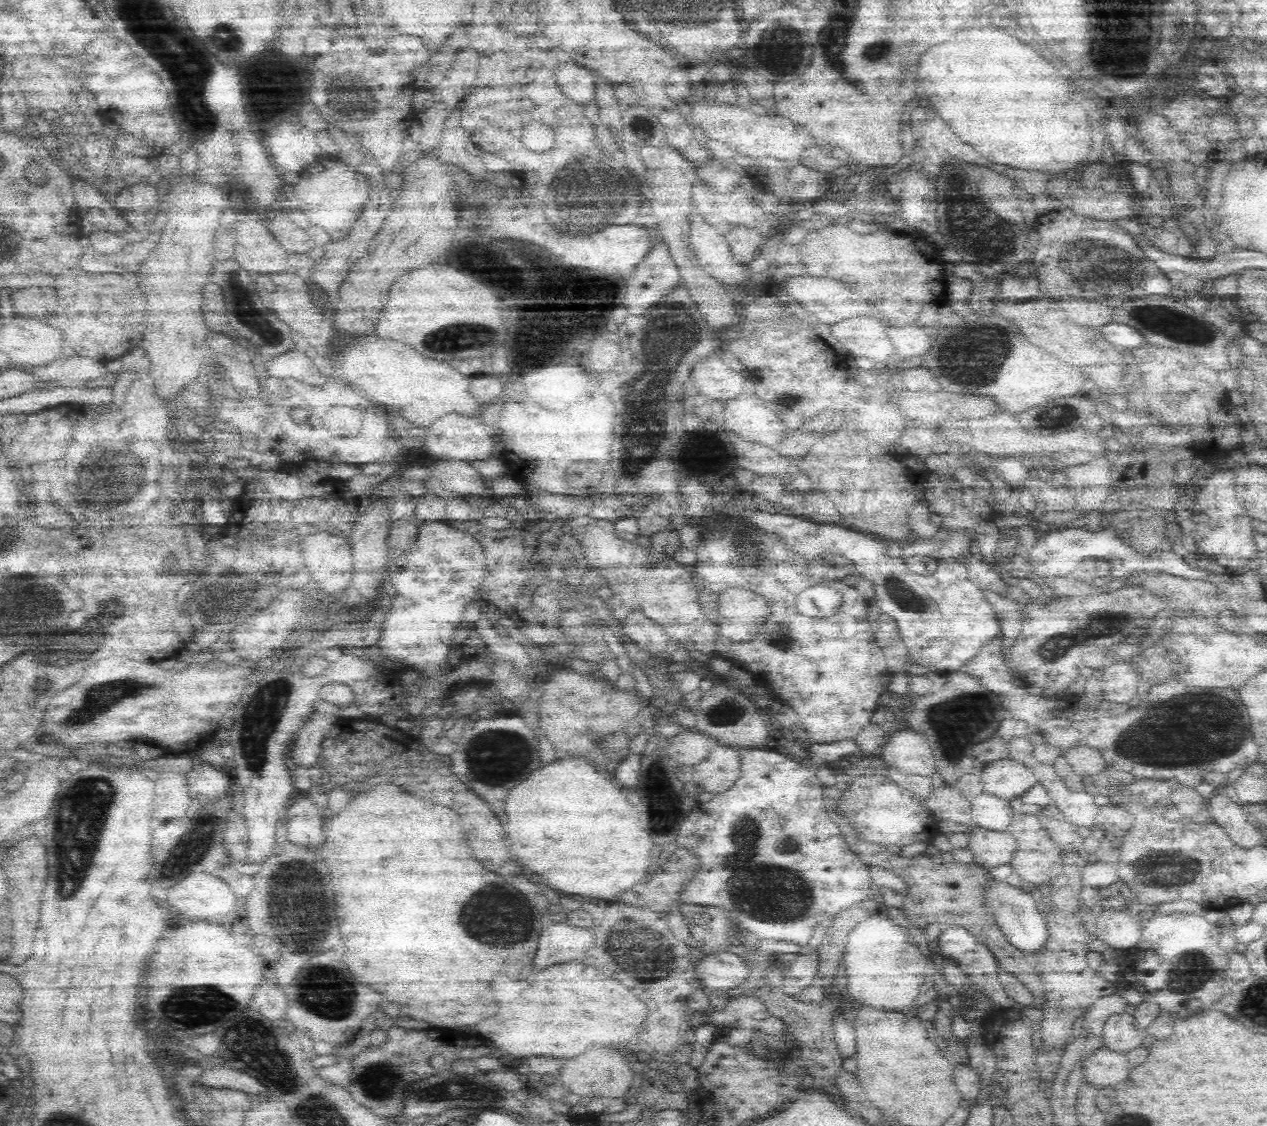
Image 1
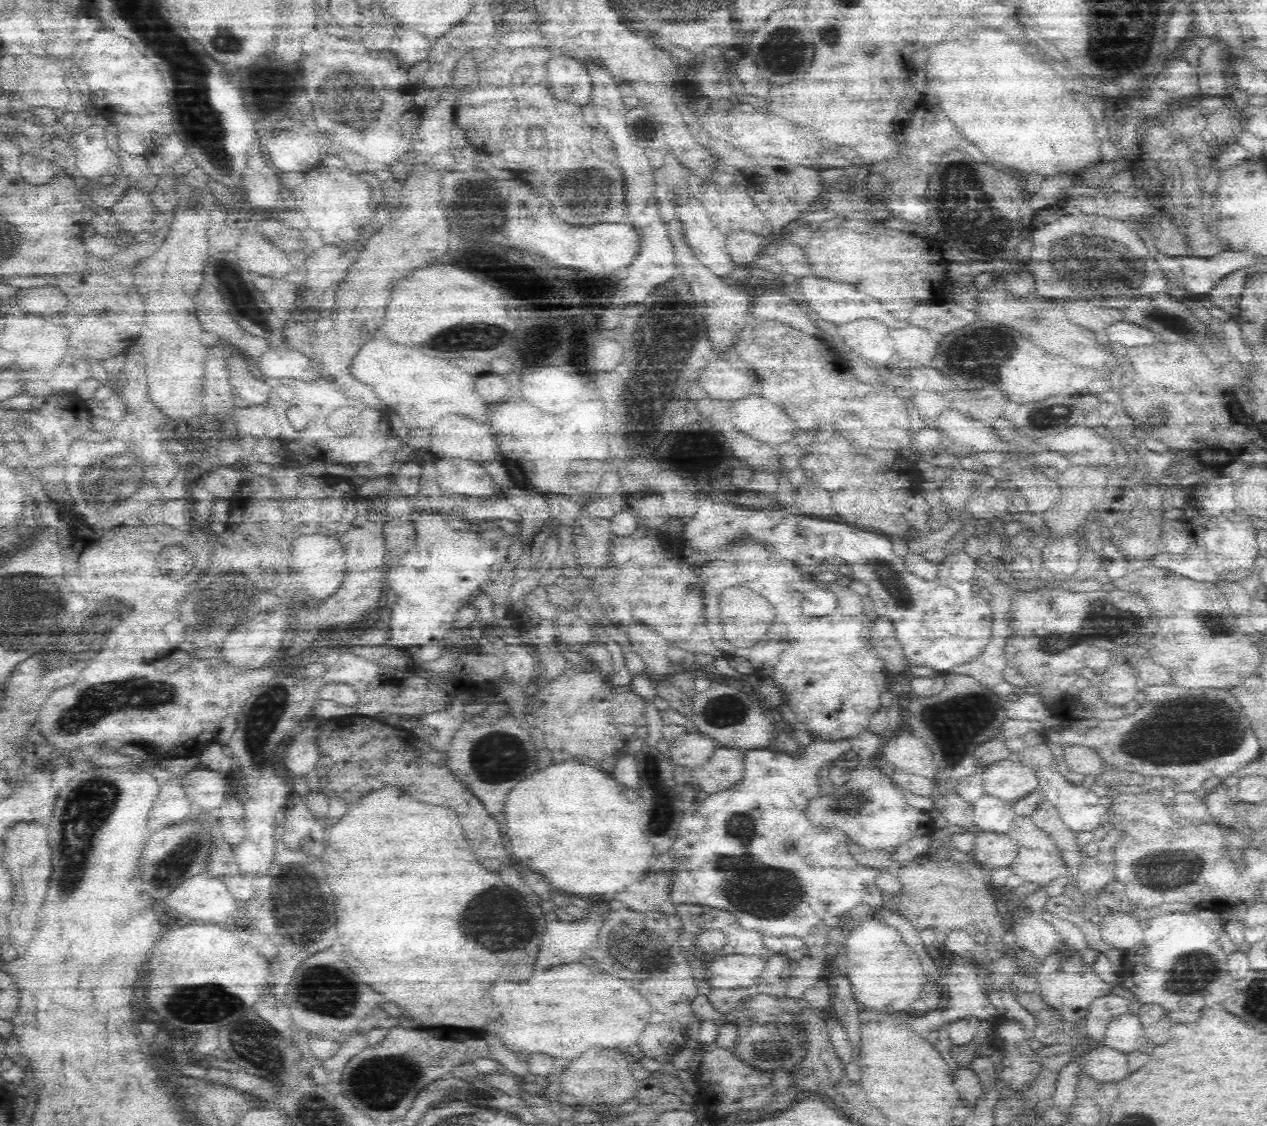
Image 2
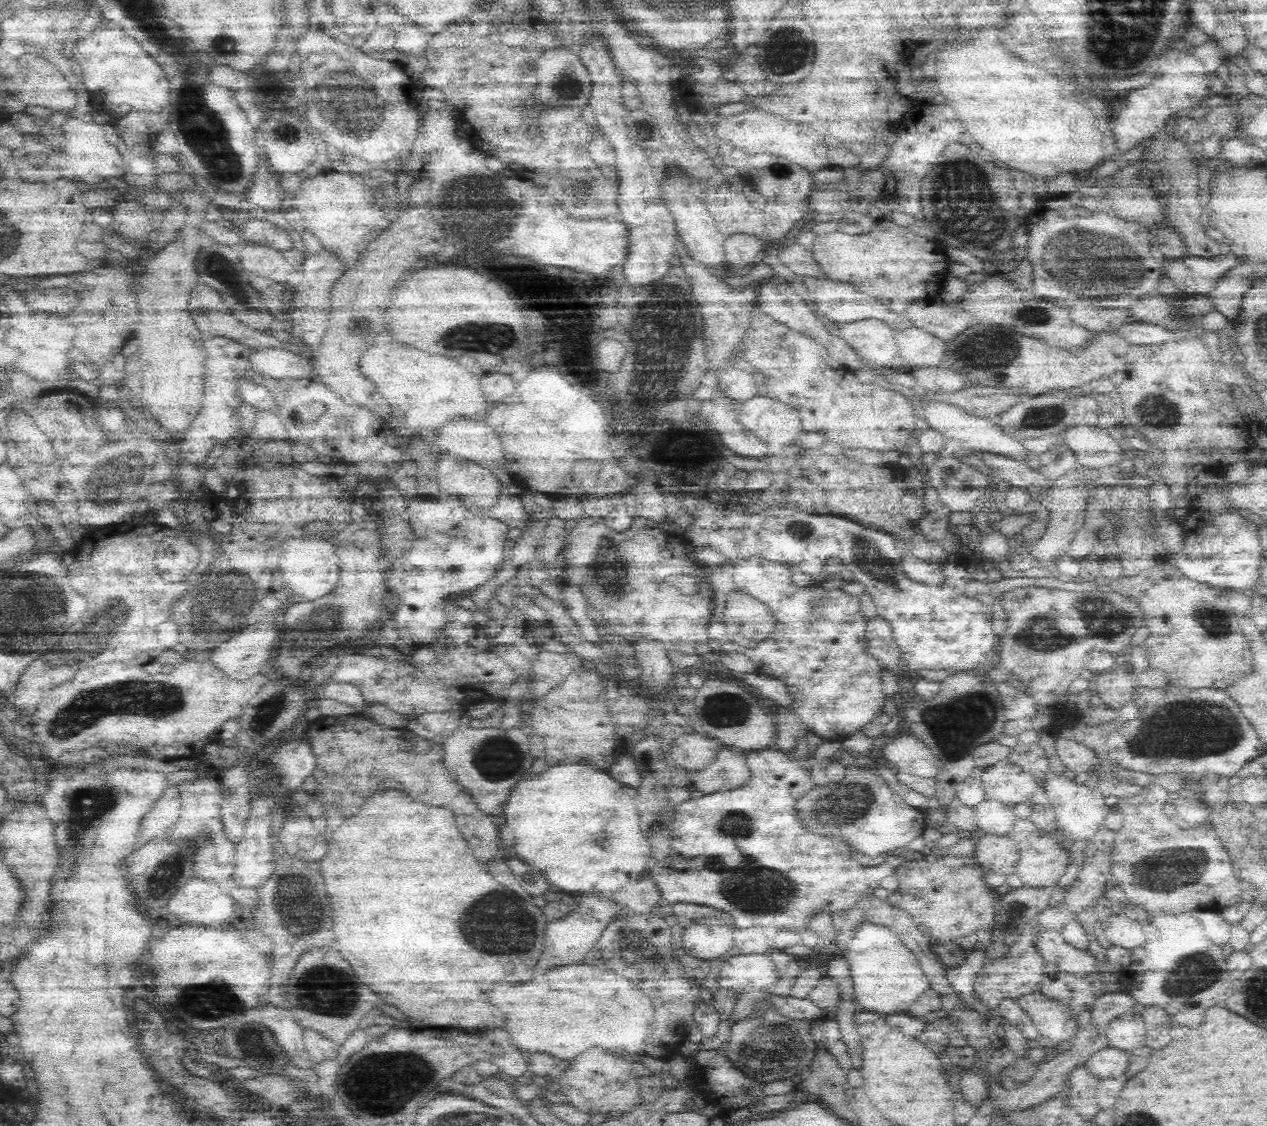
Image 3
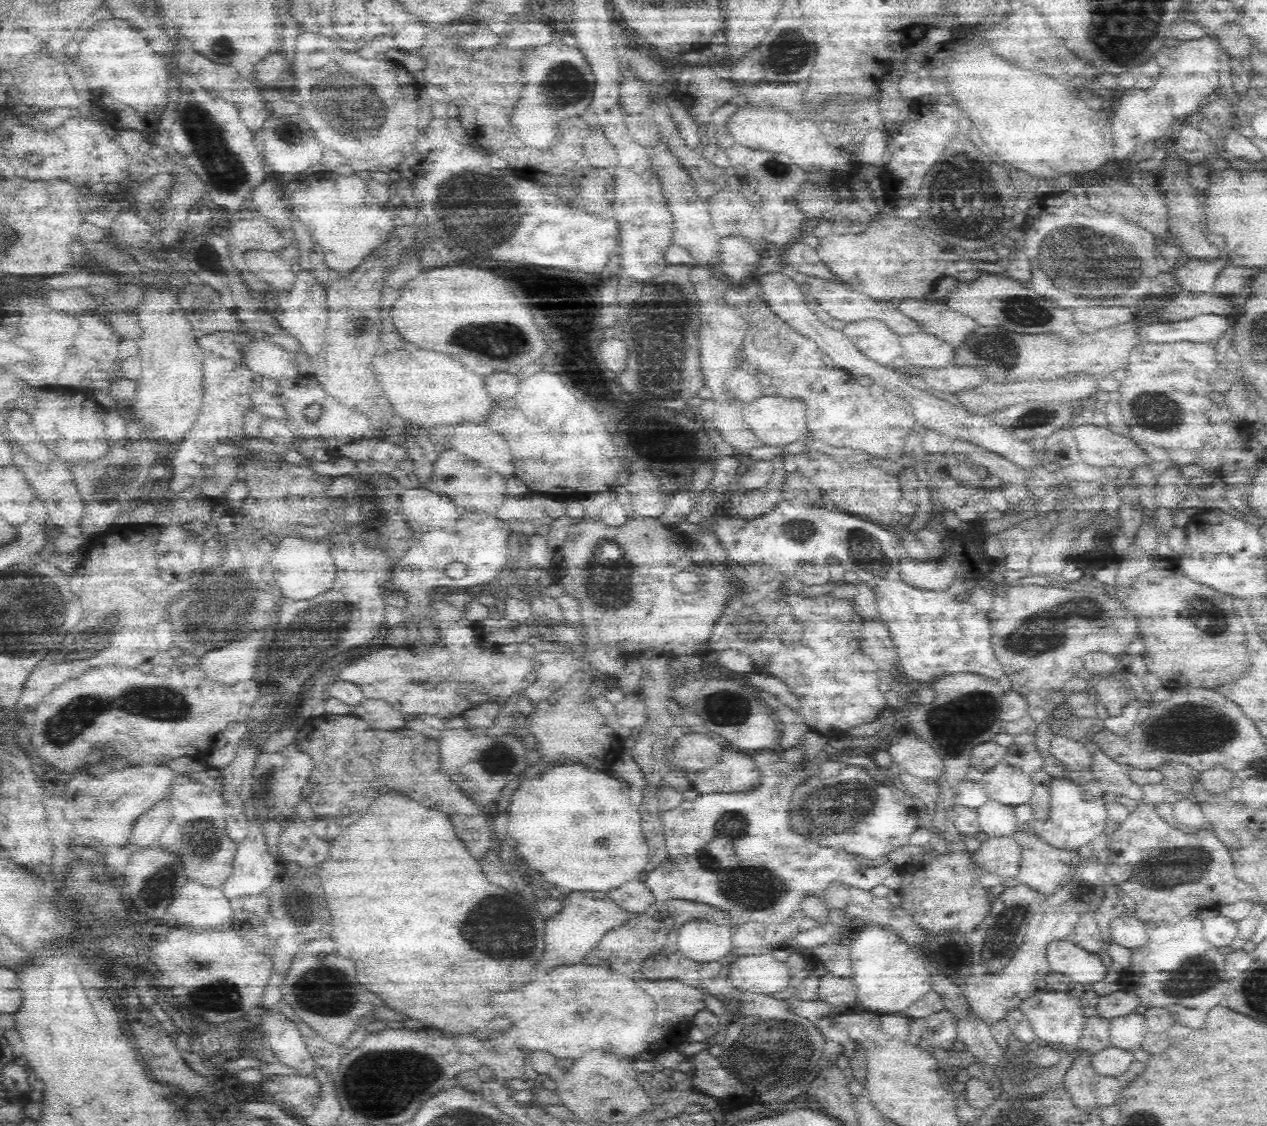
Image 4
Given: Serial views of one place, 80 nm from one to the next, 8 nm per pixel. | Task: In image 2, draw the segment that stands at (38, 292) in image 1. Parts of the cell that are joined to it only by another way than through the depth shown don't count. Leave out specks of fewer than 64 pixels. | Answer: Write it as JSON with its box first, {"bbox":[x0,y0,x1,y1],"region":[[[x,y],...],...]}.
{"bbox":[16,283,66,316],"region":[[[50,283],[41,287],[20,290],[16,294],[16,300],[22,312],[40,314],[40,316],[60,312],[60,308],[64,308],[64,302],[66,302],[64,294],[60,294],[58,287]]]}

